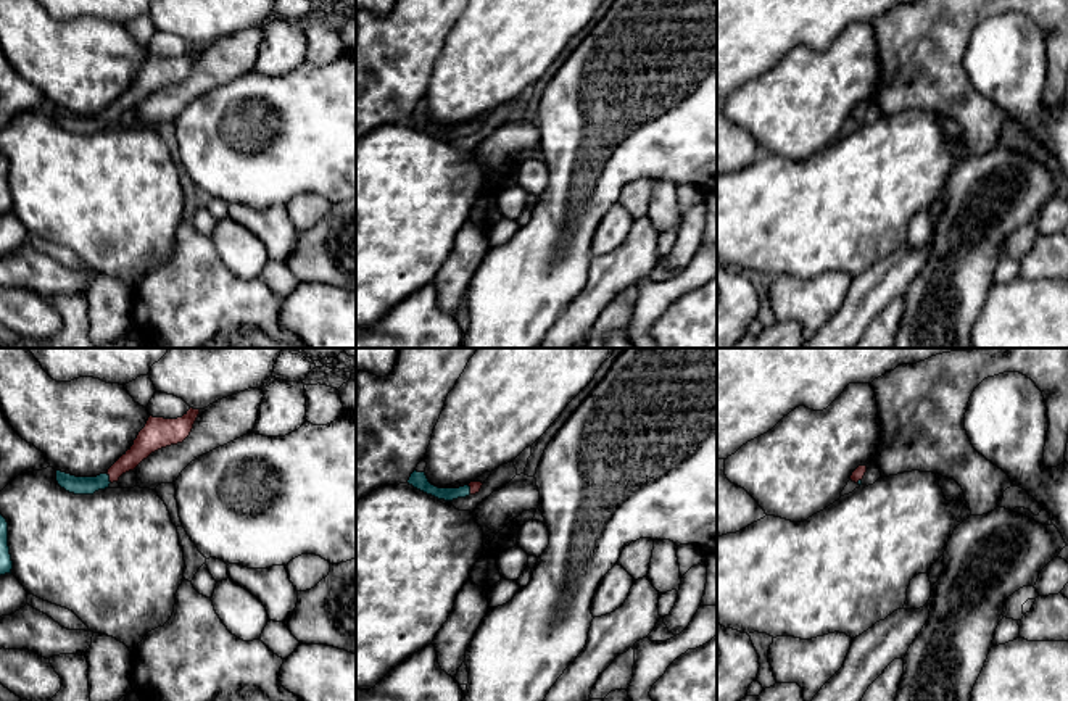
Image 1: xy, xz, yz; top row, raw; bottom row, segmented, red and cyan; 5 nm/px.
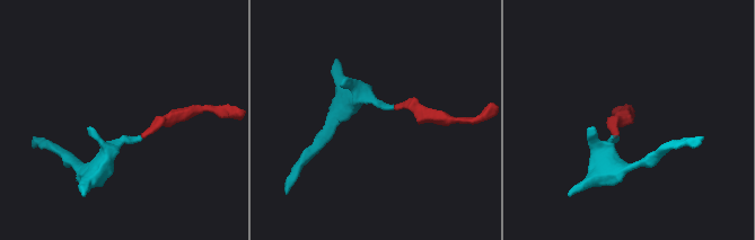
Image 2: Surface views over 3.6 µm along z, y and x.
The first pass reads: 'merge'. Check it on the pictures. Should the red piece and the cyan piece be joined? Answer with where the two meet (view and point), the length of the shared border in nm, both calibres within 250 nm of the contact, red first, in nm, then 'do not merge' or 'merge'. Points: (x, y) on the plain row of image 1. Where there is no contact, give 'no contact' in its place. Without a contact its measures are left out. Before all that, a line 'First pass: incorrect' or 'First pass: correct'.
First pass: correct
contact xy (110, 116); length 60 nm; calibres 120 and 100 nm; merge

